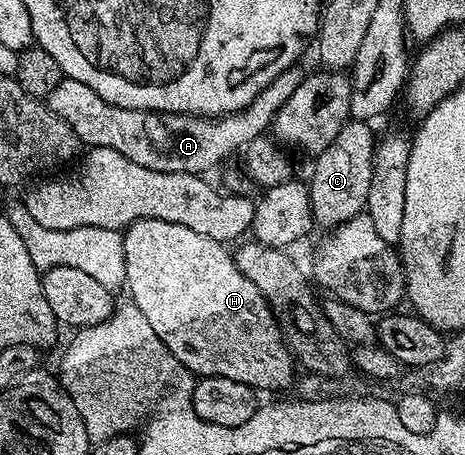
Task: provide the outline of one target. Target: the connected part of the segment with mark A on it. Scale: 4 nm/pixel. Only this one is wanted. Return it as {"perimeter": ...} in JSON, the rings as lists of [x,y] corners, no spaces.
{"perimeter":[[[299,66],[286,69],[282,73],[278,73],[278,77],[274,77],[274,81],[270,81],[270,85],[266,89],[262,89],[262,93],[258,93],[258,97],[250,103],[250,105],[243,108],[243,110],[236,112],[235,115],[221,115],[219,117],[209,117],[207,115],[185,115],[179,111],[143,111],[142,109],[126,109],[114,105],[110,101],[106,101],[102,97],[98,97],[98,93],[94,93],[94,89],[90,89],[90,85],[82,85],[82,81],[74,81],[67,77],[61,77],[58,85],[54,85],[54,89],[48,95],[46,100],[49,109],[54,112],[62,121],[66,121],[66,125],[70,125],[70,129],[74,129],[74,133],[80,138],[81,144],[87,145],[89,148],[105,147],[106,149],[114,149],[117,153],[122,153],[123,157],[129,158],[135,164],[145,166],[146,169],[158,171],[185,171],[188,174],[203,176],[211,167],[216,167],[224,158],[239,152],[241,149],[248,146],[250,141],[254,141],[259,135],[265,134],[271,128],[274,117],[278,113],[278,109],[282,109],[282,105],[286,105],[286,101],[290,101],[290,97],[294,94],[294,89],[298,89],[300,80],[302,78],[302,71]]]}

